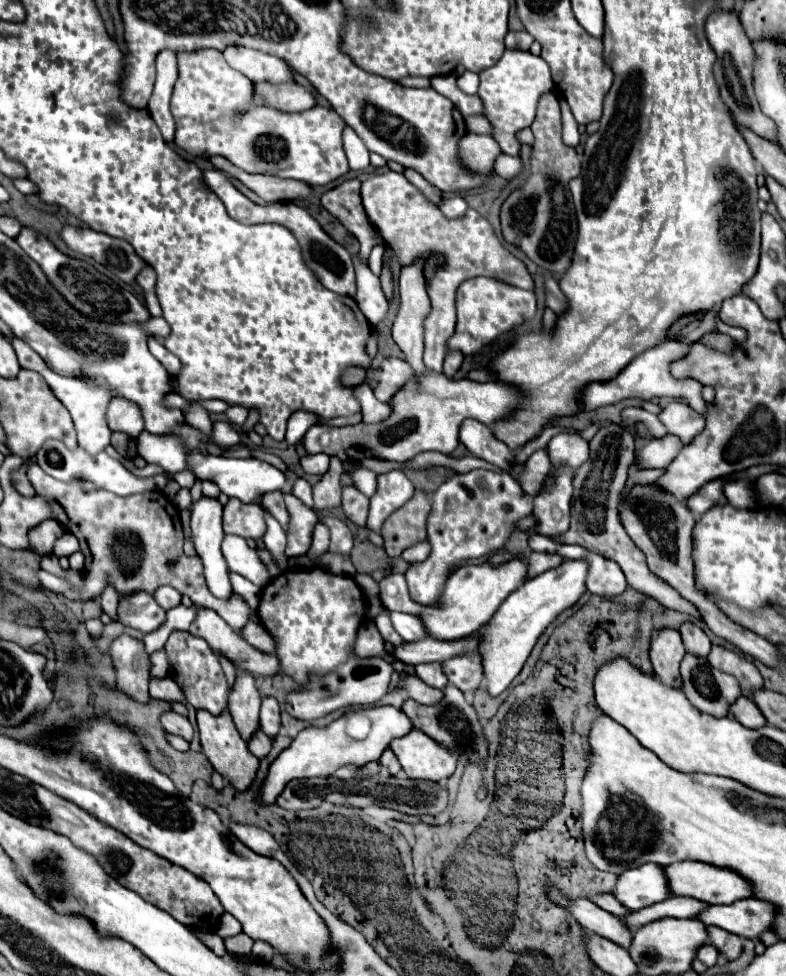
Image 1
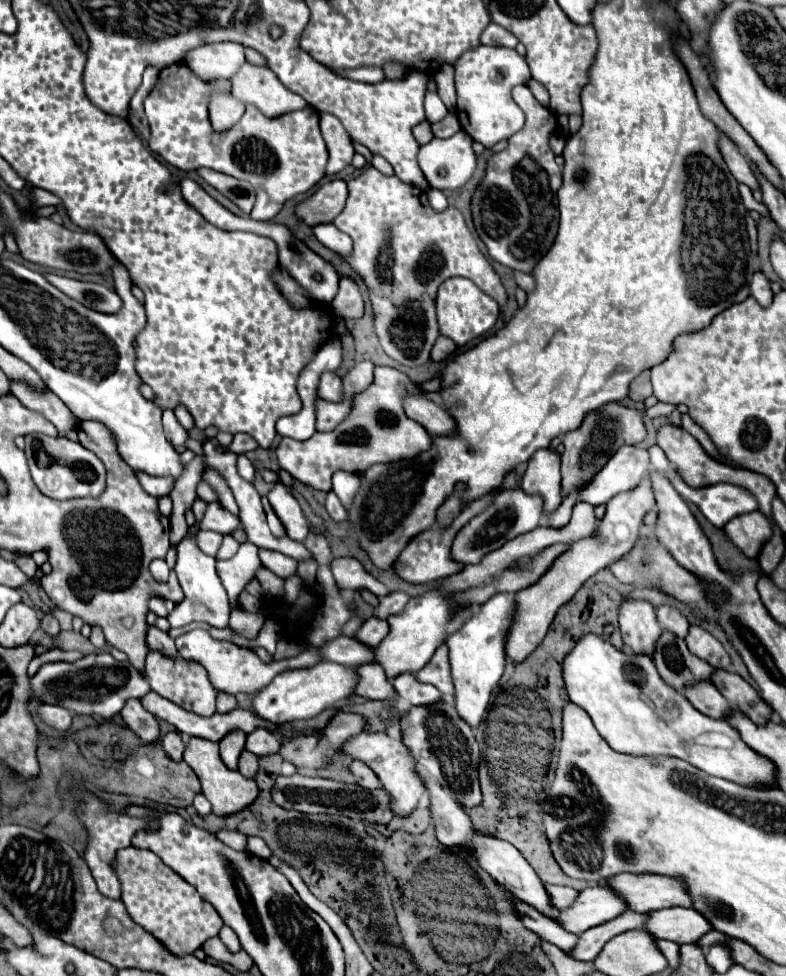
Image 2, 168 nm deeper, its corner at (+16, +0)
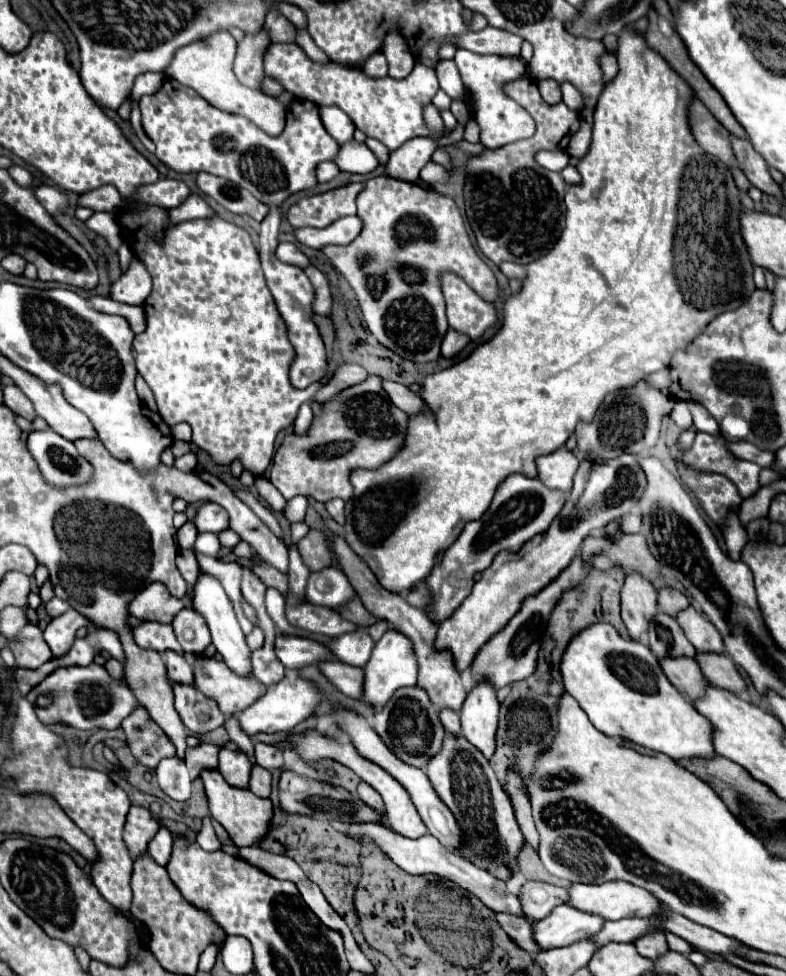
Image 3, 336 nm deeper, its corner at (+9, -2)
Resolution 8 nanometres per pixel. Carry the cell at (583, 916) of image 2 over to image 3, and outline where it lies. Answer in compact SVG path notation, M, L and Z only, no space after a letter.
M569 904L557 906L549 916L533 922L533 940L541 950L561 948L579 940L585 940L601 930L605 920L593 914L583 914Z

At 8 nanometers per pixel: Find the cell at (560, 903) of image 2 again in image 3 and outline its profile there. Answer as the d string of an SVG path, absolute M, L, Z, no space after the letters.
M525 882L519 888L517 896L521 900L521 906L527 918L539 920L539 918L545 918L555 906L565 902L567 890L545 882Z

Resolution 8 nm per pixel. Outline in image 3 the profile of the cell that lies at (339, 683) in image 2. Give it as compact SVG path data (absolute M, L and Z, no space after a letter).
M283 678L281 682L273 684L267 688L267 692L247 710L237 714L239 726L247 736L255 736L255 734L275 734L275 732L287 732L291 728L295 728L299 722L303 722L305 718L309 718L315 710L315 706L321 702L323 694L307 680L297 678L297 680L289 680Z

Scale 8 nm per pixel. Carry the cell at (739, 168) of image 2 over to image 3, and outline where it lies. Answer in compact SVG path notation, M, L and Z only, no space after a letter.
M693 96L691 100L687 108L687 116L689 116L689 128L695 142L699 142L699 146L707 154L717 156L727 166L735 166L729 132L715 120L715 116L707 110L707 106L703 106L703 102L697 96Z

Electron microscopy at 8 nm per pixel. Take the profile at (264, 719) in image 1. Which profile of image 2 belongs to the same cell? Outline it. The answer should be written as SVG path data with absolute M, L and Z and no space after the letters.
M256 728L256 732L250 732L248 738L246 738L246 748L250 752L254 752L256 756L266 756L266 754L272 754L272 752L278 752L280 748L280 740L264 730L264 728Z

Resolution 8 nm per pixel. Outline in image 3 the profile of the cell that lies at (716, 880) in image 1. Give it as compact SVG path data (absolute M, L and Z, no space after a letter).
M605 882L605 884L571 884L567 904L583 910L587 914L599 914L603 920L621 920L621 918L647 918L659 912L659 900L647 890L633 886L629 882Z

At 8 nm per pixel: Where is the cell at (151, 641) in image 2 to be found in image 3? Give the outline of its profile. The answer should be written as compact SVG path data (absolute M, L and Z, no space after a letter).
M167 650L161 654L163 656L163 662L167 666L167 674L169 674L169 680L175 684L175 682L181 682L181 684L193 684L195 678L193 678L193 668L191 664L177 652L173 650Z

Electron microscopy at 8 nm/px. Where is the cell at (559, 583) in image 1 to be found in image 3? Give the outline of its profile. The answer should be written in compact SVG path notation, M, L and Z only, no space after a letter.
M479 682L461 708L461 734L489 760L495 754L499 702L491 684Z

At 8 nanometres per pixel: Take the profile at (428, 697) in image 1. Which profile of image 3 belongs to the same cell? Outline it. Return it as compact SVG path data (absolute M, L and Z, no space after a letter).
M327 660L319 664L319 670L339 692L355 700L361 698L361 692L363 692L363 670L361 668L353 668L337 660Z

